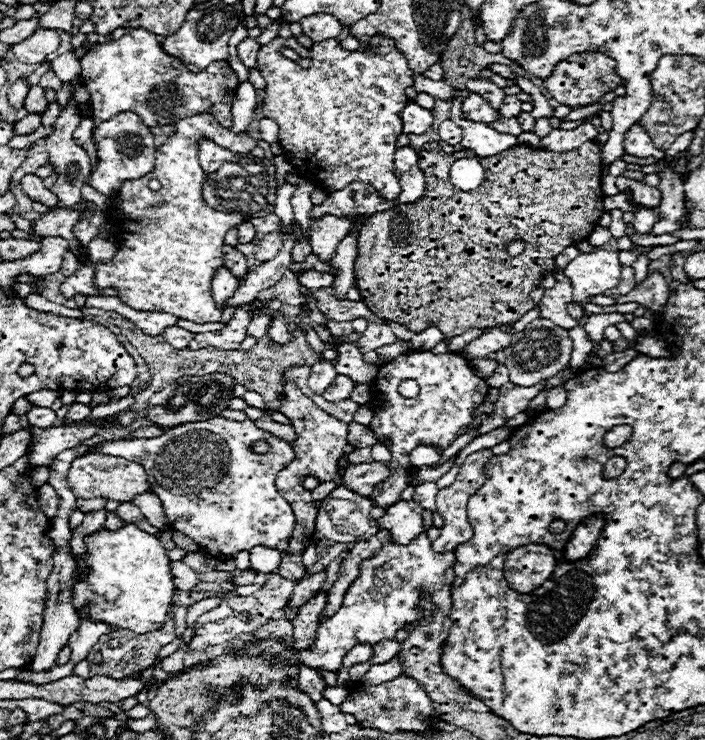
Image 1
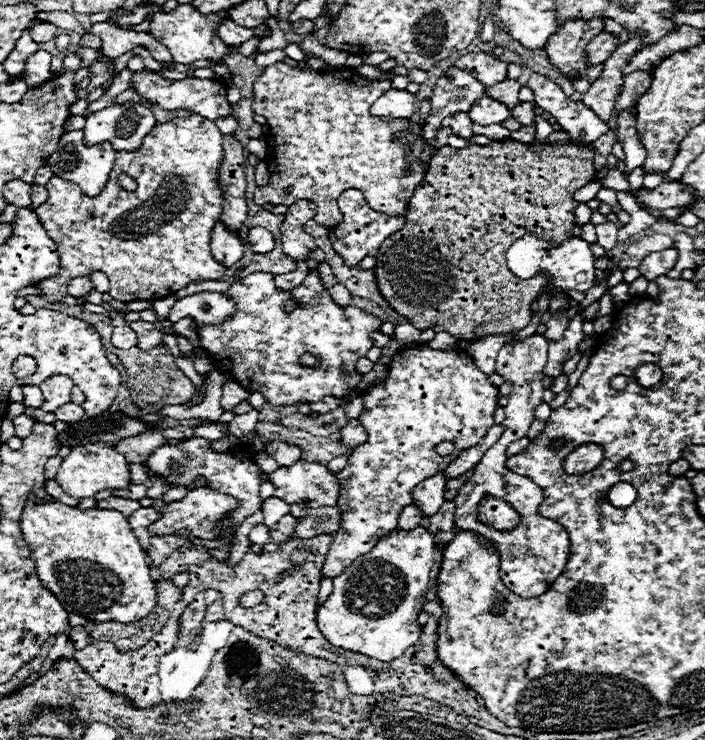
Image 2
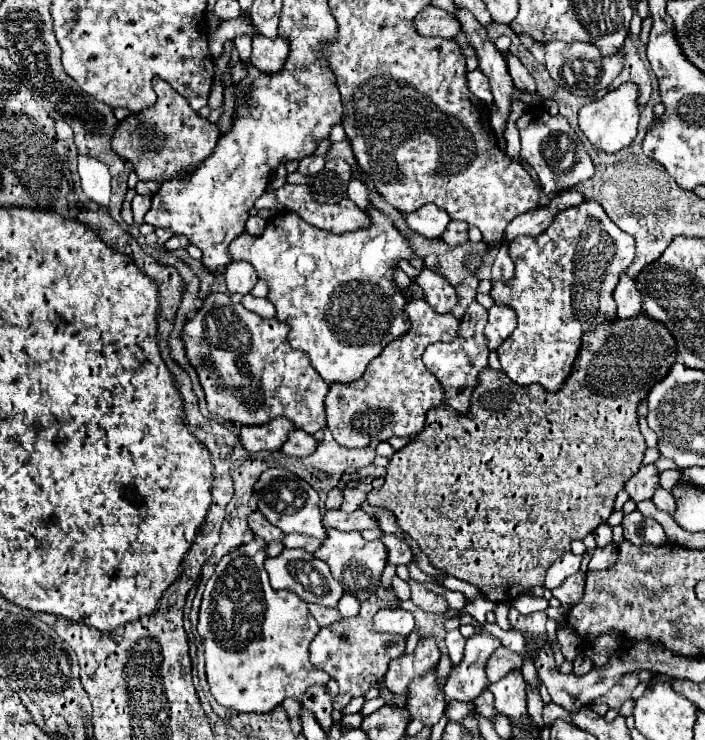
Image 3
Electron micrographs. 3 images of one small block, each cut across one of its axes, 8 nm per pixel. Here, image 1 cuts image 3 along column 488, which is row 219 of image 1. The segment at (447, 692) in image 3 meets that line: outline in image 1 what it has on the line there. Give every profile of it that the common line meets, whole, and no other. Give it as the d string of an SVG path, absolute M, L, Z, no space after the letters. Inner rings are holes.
M638 208L634 212L634 230L638 234L650 234L656 220L658 220L658 214L654 214L652 210L646 210L646 208Z

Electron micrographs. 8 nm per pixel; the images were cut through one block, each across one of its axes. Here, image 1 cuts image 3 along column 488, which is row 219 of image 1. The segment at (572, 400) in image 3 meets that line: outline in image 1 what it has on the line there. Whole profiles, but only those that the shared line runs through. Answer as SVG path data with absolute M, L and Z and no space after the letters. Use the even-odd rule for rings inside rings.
M438 142L424 144L422 150L418 150L418 166L426 180L424 198L412 204L398 204L386 212L376 212L360 230L354 278L362 300L378 318L398 322L412 332L434 326L450 338L470 328L488 330L514 324L534 308L530 292L544 276L544 270L554 268L554 258L566 246L588 238L604 214L602 184L596 180L596 172L598 178L602 178L600 148L596 142L586 142L572 152L512 146L500 154L480 158L486 174L482 184L470 192L450 184L448 170L452 162L460 158L468 158L468 150L446 154ZM518 238L526 242L526 250L510 258L504 246Z

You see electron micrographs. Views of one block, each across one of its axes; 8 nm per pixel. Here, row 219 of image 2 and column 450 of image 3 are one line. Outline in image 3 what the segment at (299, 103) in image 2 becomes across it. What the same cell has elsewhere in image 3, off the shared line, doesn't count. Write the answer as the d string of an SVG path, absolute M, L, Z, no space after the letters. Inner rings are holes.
M412 300L404 306L410 328L368 364L364 376L352 384L330 384L326 406L326 424L334 440L344 448L366 448L392 436L416 436L424 428L426 412L446 402L442 384L422 362L422 354L432 342L450 342L458 338L460 320L452 314L434 312L424 300Z

